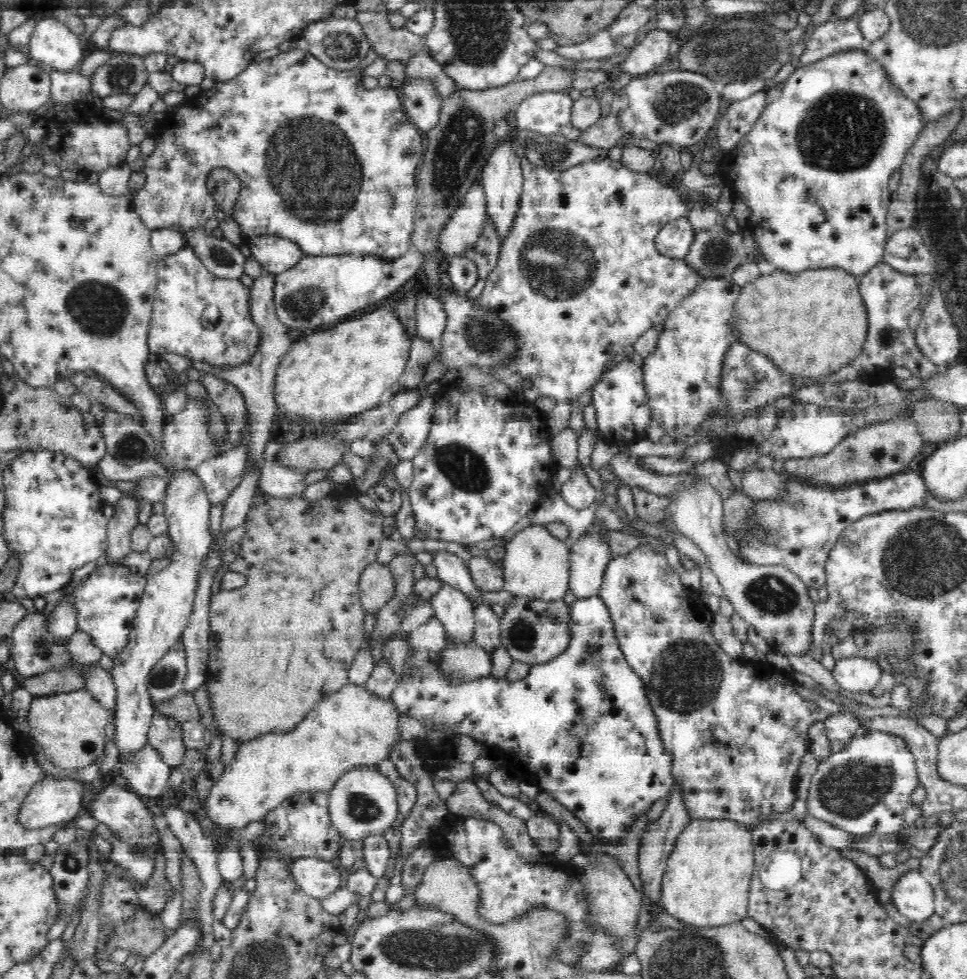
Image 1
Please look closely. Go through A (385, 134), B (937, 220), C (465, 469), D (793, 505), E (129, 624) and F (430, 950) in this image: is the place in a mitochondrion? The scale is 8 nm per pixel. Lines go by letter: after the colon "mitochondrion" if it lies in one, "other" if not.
A: other
B: mitochondrion
C: mitochondrion
D: mitochondrion
E: other
F: mitochondrion

